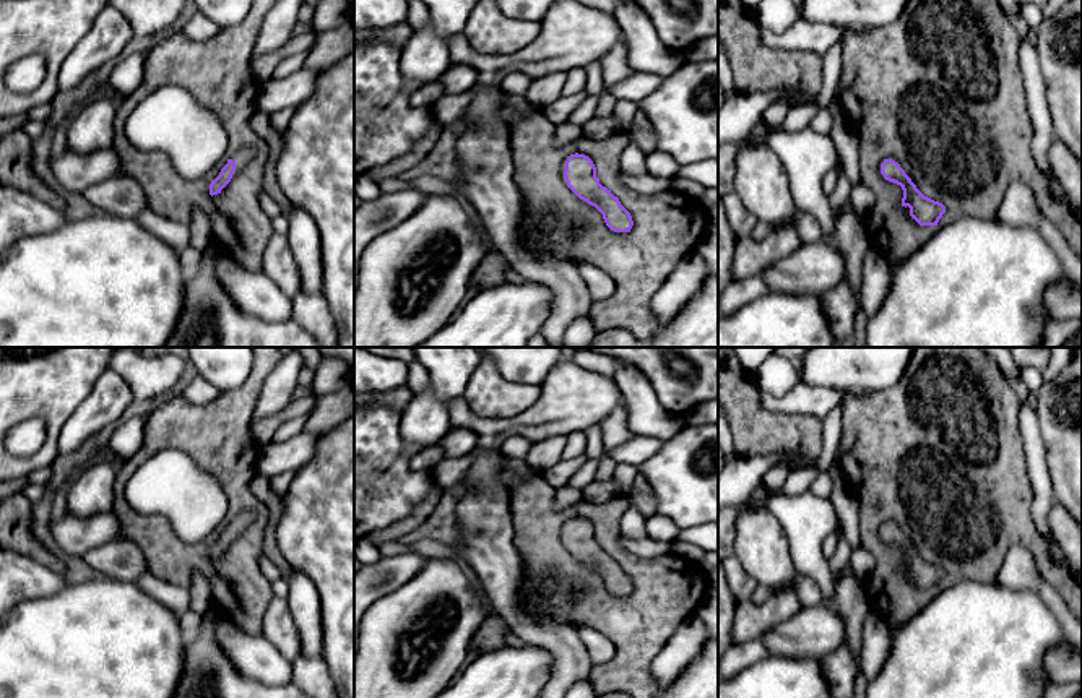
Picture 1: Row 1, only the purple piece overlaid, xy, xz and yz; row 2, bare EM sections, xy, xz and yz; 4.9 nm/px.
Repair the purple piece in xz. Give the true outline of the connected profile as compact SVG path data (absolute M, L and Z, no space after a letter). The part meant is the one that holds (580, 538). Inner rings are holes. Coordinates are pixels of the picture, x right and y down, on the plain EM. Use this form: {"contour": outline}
{"contour": "M570 518L565 524L567 550L583 565L595 570L614 596L630 596L634 584L619 562L599 547L593 524L585 518Z"}

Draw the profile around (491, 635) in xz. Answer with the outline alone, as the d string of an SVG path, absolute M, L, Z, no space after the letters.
M494 614L486 617L470 641L466 657L474 661L484 653L491 653L505 646L505 635L509 630L510 628L507 622L500 615Z

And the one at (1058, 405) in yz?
M1082 347L1032 399L1045 442L1054 500L1082 528Z

